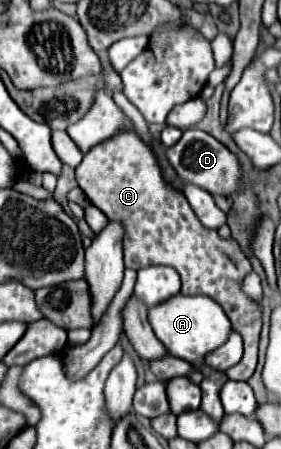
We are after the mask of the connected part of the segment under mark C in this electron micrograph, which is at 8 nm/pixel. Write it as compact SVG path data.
M123 130L115 136L99 142L97 146L93 146L83 156L83 162L77 166L75 172L77 172L77 184L87 194L91 204L95 204L101 212L105 212L107 218L125 218L125 240L127 242L123 242L123 252L125 252L127 268L139 270L139 268L155 266L155 264L171 266L181 276L181 294L183 296L203 294L221 304L221 308L225 310L227 318L233 324L233 330L239 332L245 342L245 354L243 354L241 362L237 362L233 368L229 368L227 376L229 376L229 380L249 380L251 374L255 372L255 364L257 364L261 310L259 310L257 302L253 302L253 300L245 298L245 294L241 294L241 286L239 286L241 278L245 274L249 274L249 270L251 270L251 262L245 256L245 252L241 250L241 246L233 238L221 238L217 234L217 230L205 228L199 222L199 218L191 210L183 192L173 188L165 180L163 168L155 156L155 152L149 146L145 146L141 142L141 138L137 134L133 134L131 130Z

